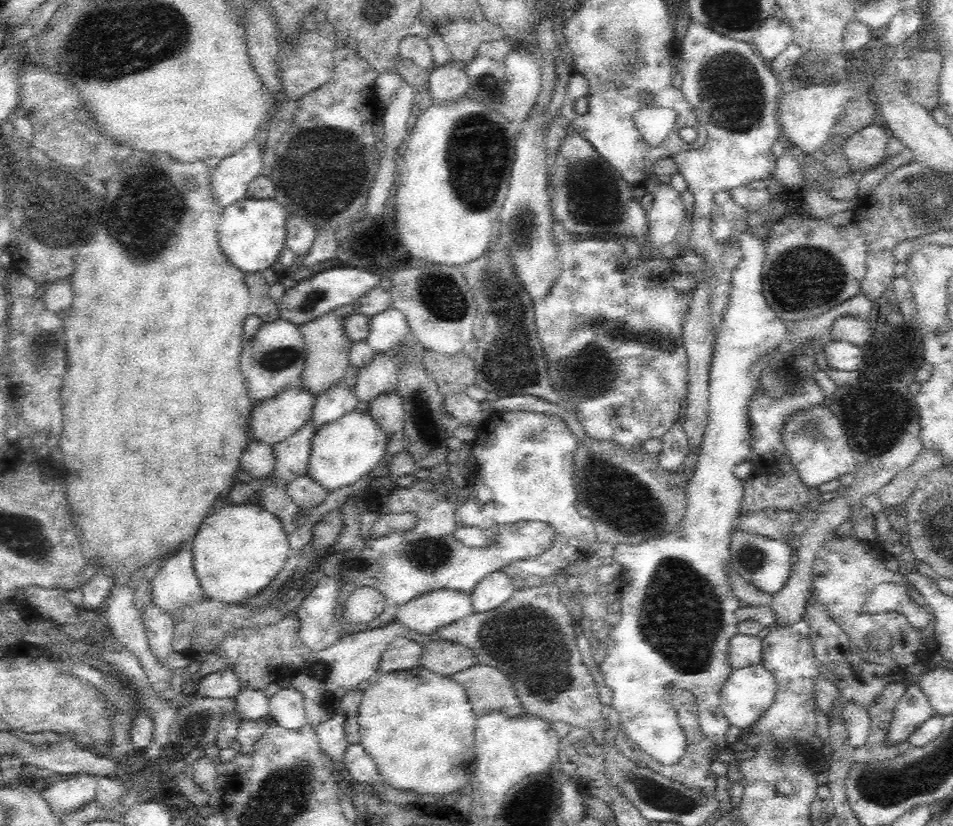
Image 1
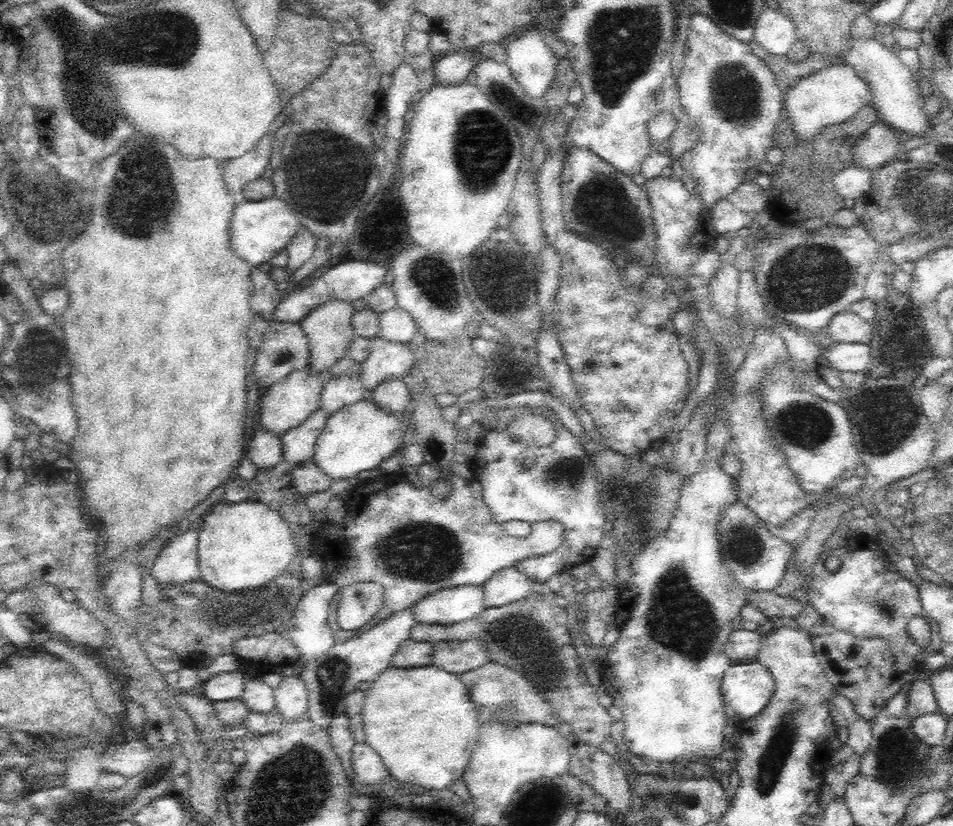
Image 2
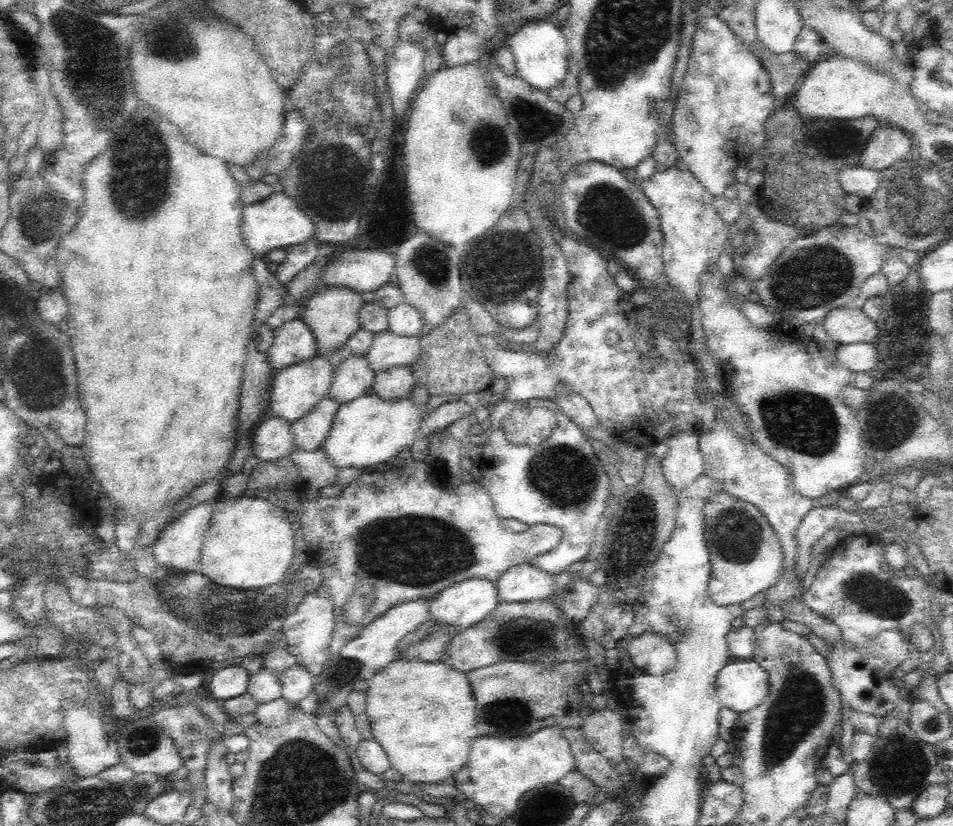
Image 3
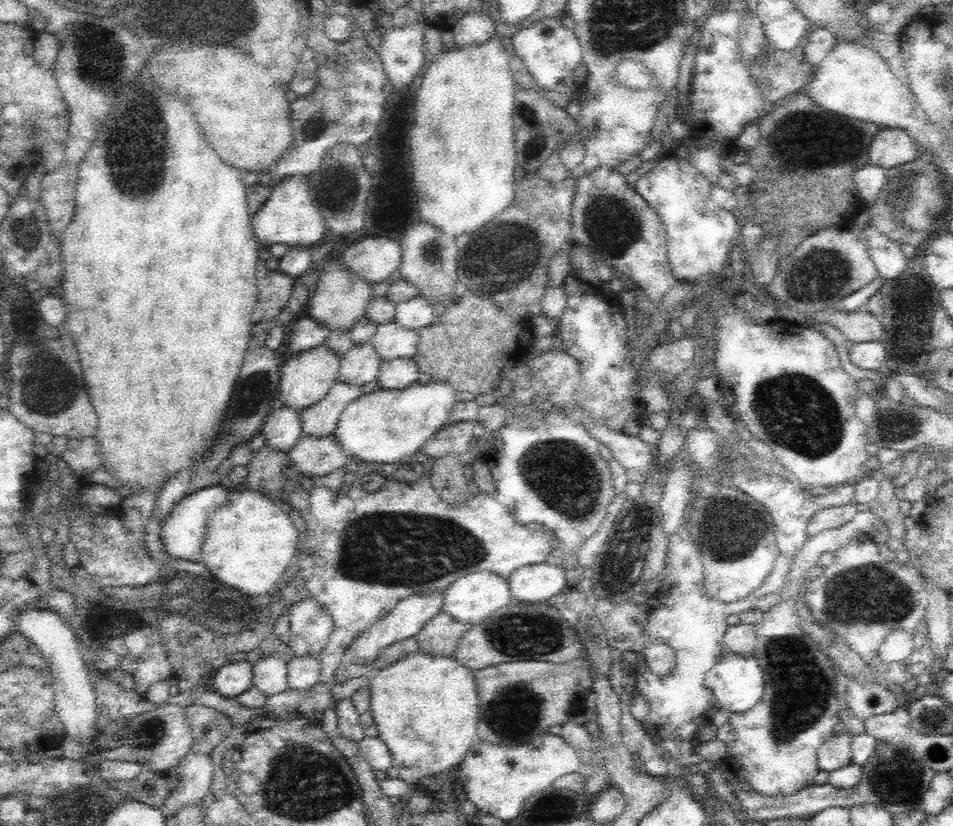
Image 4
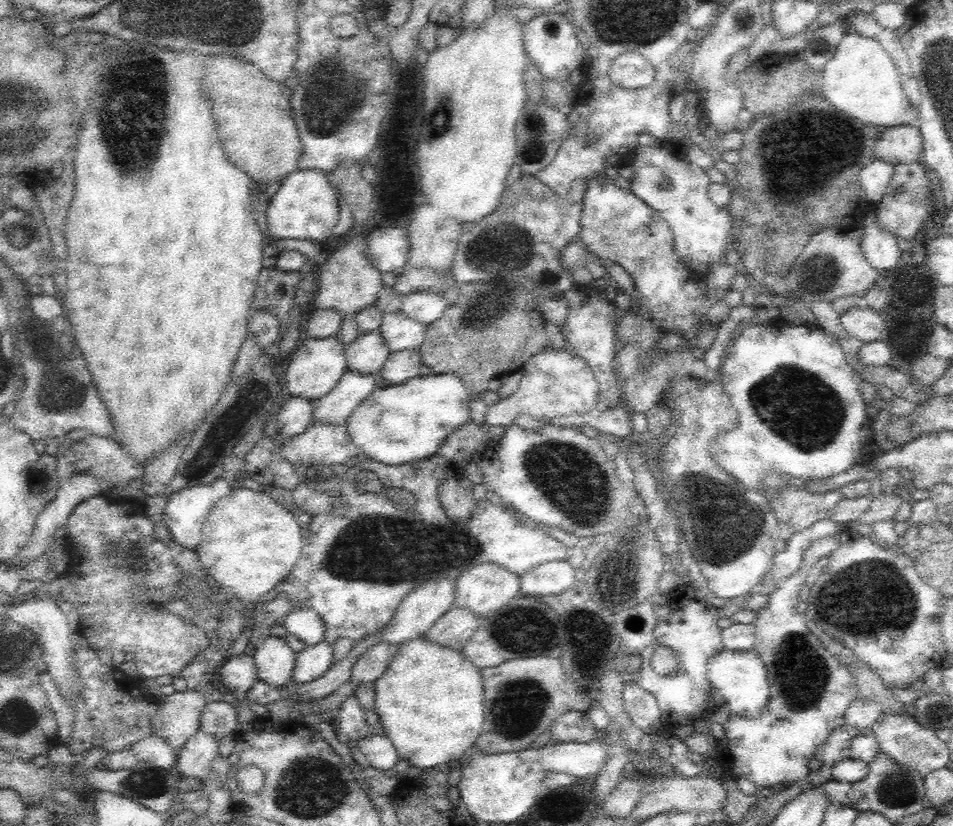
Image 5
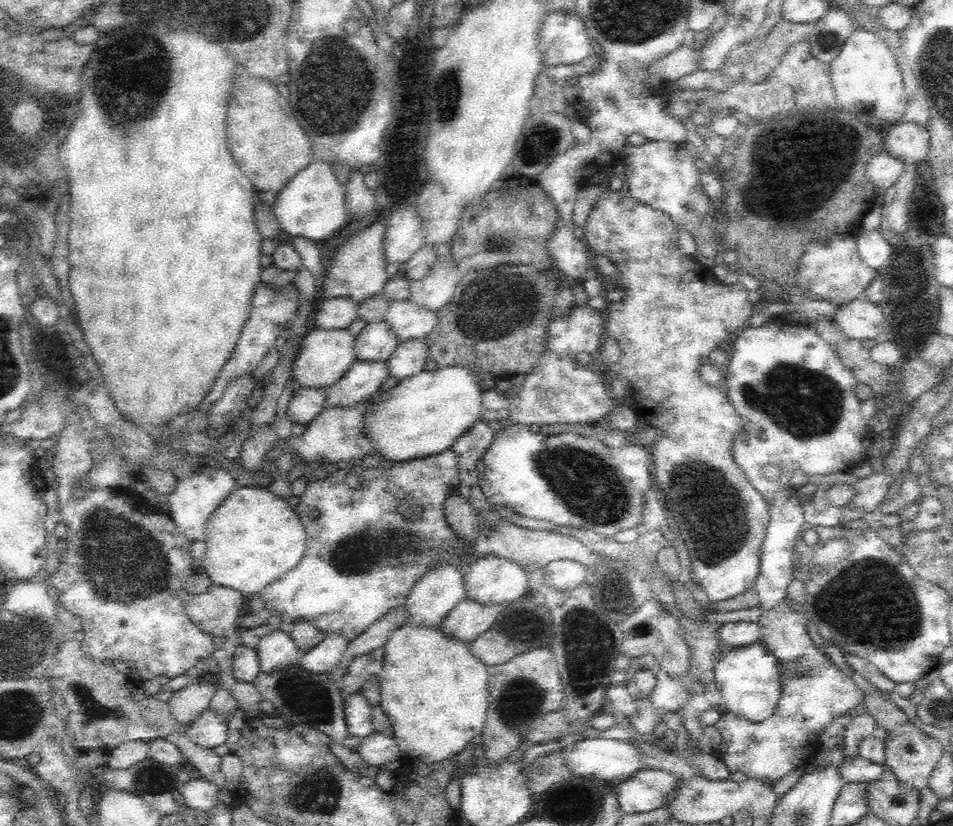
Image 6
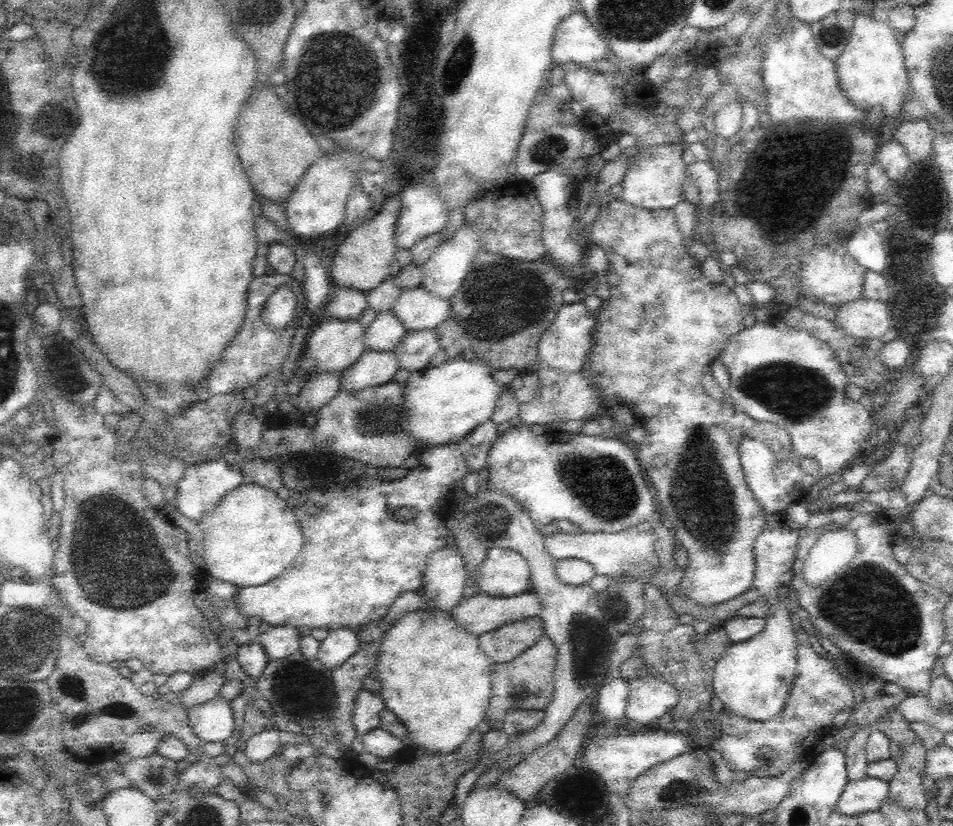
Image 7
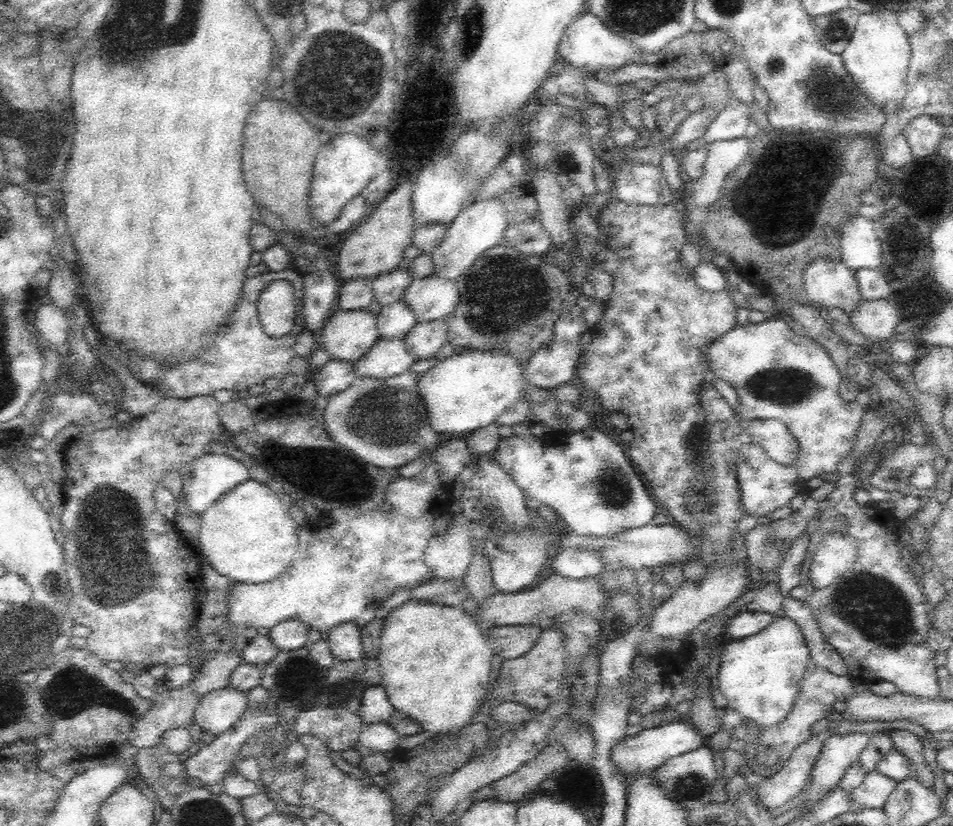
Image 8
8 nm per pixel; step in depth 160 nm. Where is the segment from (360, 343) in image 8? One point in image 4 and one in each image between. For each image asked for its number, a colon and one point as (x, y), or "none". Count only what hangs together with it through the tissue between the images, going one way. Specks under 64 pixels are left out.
4: (305, 378)
5: (314, 366)
6: (325, 355)
7: (334, 345)

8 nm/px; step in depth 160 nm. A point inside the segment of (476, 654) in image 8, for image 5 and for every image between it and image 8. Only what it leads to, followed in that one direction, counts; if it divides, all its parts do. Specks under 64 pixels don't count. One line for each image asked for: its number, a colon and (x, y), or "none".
5: (440, 680)
6: (434, 691)
7: (434, 677)

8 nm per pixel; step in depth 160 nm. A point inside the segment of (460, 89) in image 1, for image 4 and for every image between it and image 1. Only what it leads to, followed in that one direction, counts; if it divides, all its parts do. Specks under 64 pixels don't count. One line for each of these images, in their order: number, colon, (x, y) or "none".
2: (454, 67)
3: (464, 47)
4: (472, 29)

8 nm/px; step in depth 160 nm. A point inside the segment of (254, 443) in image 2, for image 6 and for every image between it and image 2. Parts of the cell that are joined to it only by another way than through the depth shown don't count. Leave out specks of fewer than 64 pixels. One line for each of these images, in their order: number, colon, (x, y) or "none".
3: (273, 440)
4: (282, 429)
5: (295, 414)
6: (306, 403)

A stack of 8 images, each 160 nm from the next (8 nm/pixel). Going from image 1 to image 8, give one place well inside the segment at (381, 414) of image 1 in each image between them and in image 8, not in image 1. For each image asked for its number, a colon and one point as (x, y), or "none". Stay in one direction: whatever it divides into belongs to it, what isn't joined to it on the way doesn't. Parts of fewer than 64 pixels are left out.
2: (393, 396)
3: (396, 383)
4: (395, 374)
5: (400, 366)
6: (408, 359)
7: (416, 348)
8: (423, 341)

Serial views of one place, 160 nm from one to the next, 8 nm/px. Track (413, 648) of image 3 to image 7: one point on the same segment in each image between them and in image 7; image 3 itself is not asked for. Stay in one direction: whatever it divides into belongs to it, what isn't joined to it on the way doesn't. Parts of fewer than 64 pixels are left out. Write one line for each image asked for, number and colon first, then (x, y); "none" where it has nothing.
4: (439, 636)
5: (452, 630)
6: (467, 620)
7: (480, 613)

